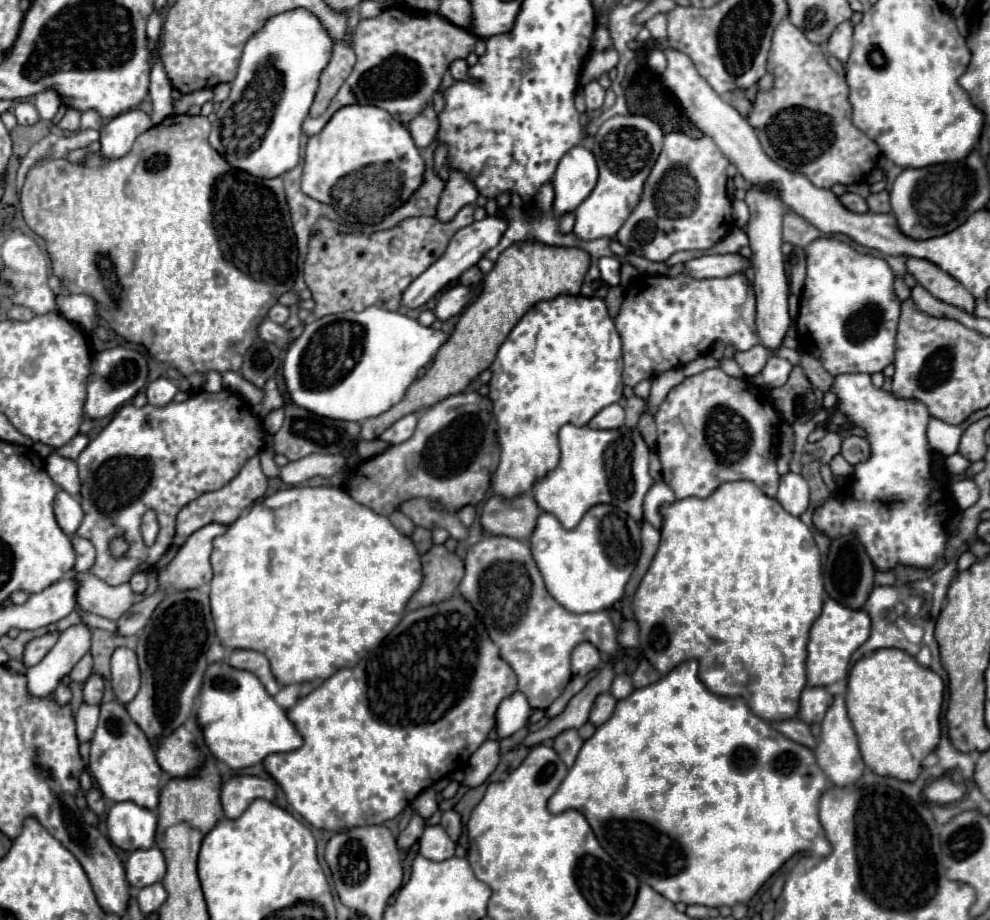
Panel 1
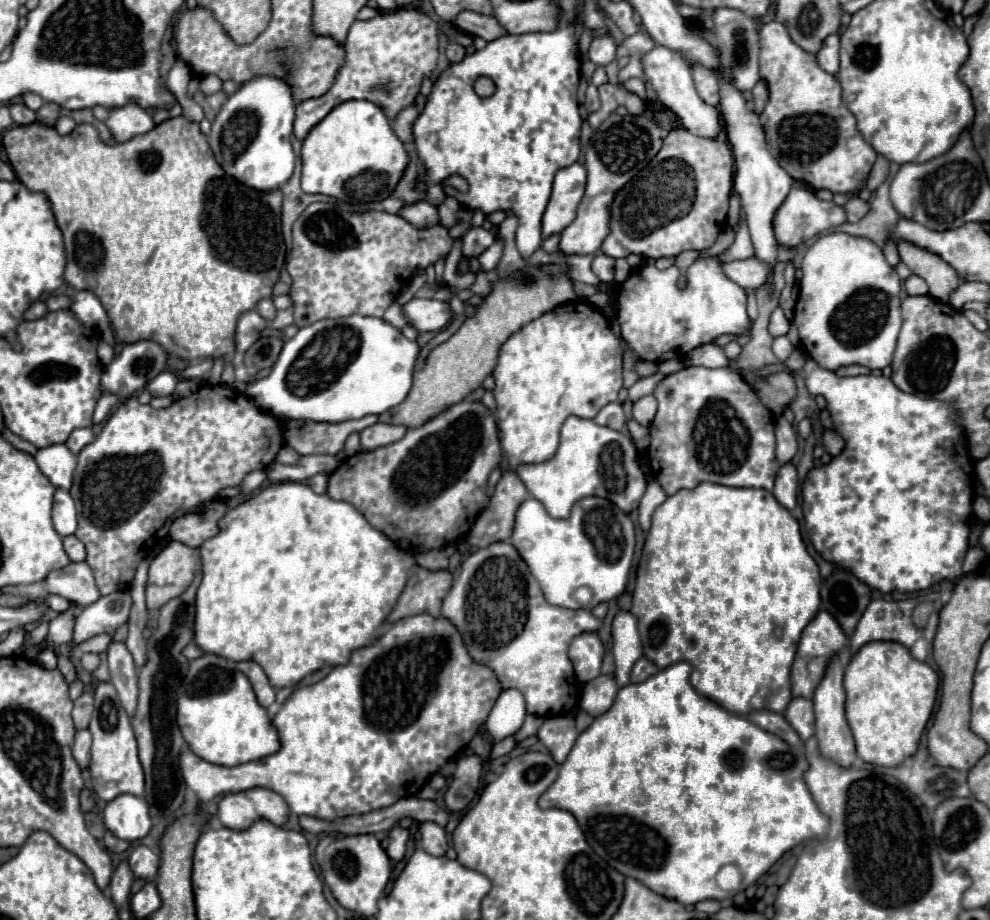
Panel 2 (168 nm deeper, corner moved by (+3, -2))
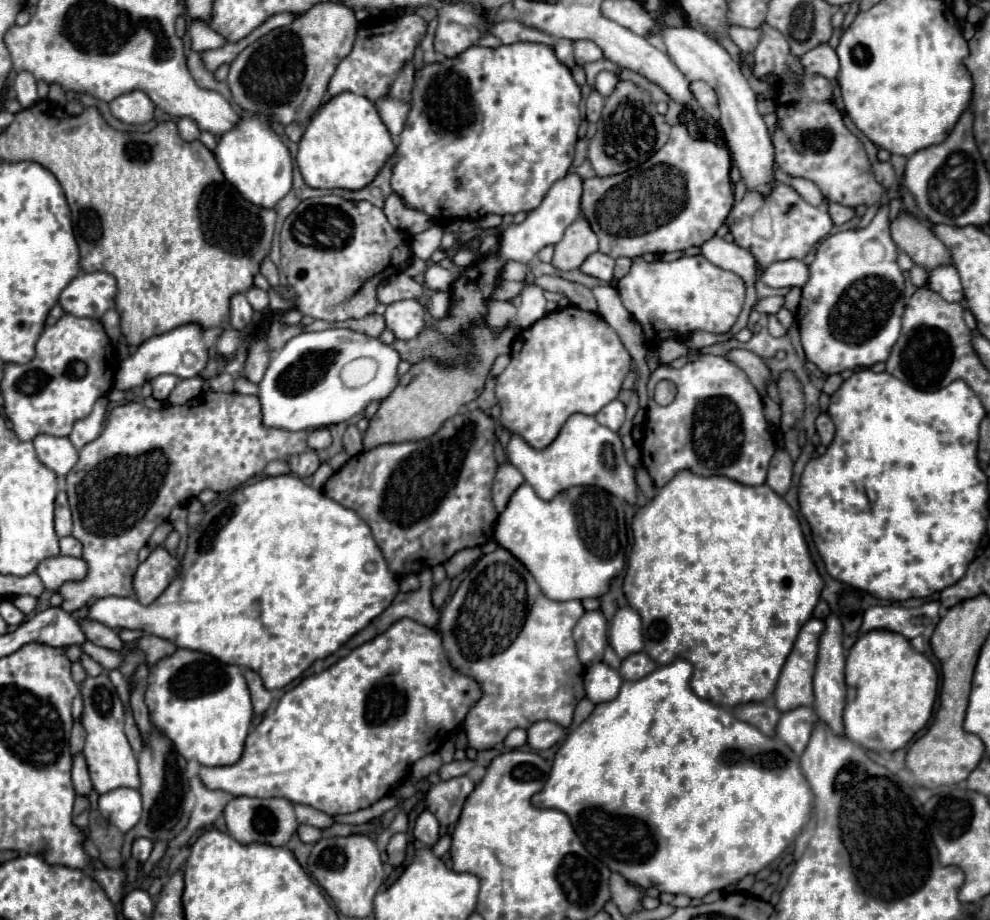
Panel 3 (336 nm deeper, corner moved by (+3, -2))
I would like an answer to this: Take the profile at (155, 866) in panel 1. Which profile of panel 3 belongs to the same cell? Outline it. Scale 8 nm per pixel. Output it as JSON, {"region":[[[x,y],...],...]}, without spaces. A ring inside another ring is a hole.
{"region":[[[137,838],[137,840],[133,842],[133,858],[135,858],[139,864],[143,864],[143,862],[149,858],[151,850],[153,850],[153,842],[151,842],[151,840]]]}

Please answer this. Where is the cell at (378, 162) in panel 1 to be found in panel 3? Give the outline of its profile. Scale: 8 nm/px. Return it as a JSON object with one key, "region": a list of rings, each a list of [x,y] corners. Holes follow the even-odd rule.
{"region":[[[343,92],[341,96],[333,96],[333,100],[325,102],[325,108],[321,112],[315,112],[309,126],[303,132],[303,138],[299,142],[299,154],[297,154],[297,166],[303,174],[303,180],[309,188],[323,188],[323,190],[361,190],[369,186],[379,170],[385,166],[385,162],[395,154],[395,144],[385,128],[375,104],[367,100],[365,96],[357,96],[351,92]]]}

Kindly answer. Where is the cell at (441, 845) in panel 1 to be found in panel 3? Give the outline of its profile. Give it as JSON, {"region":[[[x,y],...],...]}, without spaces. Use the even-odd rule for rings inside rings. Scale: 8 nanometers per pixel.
{"region":[[[429,810],[421,812],[421,816],[419,816],[417,822],[415,822],[413,834],[415,834],[415,838],[421,840],[425,846],[429,846],[429,848],[435,846],[435,844],[439,842],[439,822],[437,822],[437,818],[435,818]]]}

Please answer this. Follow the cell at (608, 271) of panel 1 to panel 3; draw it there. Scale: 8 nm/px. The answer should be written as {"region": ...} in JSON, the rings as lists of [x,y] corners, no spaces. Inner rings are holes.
{"region":[[[595,252],[581,264],[581,270],[589,276],[603,280],[603,282],[611,282],[613,280],[613,266],[615,266],[615,260],[611,256]]]}

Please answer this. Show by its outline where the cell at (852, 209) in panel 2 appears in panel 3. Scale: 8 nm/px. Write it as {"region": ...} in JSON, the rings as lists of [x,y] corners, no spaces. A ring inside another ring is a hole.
{"region":[[[829,204],[829,214],[835,224],[845,224],[855,216],[855,208],[849,208],[843,204]]]}

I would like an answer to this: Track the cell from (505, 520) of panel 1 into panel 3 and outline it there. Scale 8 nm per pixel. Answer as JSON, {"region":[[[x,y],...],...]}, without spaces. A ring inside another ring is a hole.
{"region":[[[505,462],[497,468],[495,474],[495,482],[493,482],[493,504],[497,508],[497,512],[503,512],[511,494],[523,484],[523,476],[521,472],[517,472],[517,468],[513,468],[513,464]]]}

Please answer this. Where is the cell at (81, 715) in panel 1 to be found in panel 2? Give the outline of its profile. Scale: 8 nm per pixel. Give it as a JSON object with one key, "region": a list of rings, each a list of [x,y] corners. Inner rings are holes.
{"region":[[[81,730],[75,734],[75,744],[73,744],[73,758],[77,760],[77,764],[83,768],[89,766],[89,748],[91,748],[91,732],[89,730]]]}

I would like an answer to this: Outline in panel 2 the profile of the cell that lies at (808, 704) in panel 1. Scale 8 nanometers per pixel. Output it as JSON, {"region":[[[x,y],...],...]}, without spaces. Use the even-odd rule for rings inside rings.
{"region":[[[793,698],[789,702],[789,706],[785,708],[783,716],[785,716],[785,720],[789,720],[789,724],[795,728],[795,732],[801,736],[803,742],[813,736],[813,732],[815,732],[815,716],[813,716],[811,700]]]}

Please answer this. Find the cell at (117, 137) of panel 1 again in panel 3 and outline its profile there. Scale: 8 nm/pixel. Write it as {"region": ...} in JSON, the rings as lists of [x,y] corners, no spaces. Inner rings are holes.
{"region":[[[135,90],[135,92],[115,98],[109,104],[109,110],[117,120],[121,120],[125,124],[145,124],[145,122],[153,120],[155,106],[149,100],[149,96]]]}

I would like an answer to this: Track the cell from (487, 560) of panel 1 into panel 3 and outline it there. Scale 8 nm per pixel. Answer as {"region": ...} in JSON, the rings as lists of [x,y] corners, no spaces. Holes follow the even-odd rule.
{"region":[[[501,546],[475,562],[461,586],[445,602],[439,622],[445,654],[453,668],[459,668],[467,676],[475,676],[485,692],[463,722],[471,748],[491,750],[495,744],[503,742],[513,728],[529,728],[529,724],[537,720],[553,720],[561,726],[571,724],[577,702],[585,698],[583,668],[577,660],[573,642],[573,628],[583,614],[585,608],[579,600],[553,602],[545,598],[529,570]]]}

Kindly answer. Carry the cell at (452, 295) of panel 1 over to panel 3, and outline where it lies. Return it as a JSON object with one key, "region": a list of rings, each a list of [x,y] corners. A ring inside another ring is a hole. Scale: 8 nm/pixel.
{"region":[[[399,300],[387,306],[385,324],[397,338],[417,338],[425,330],[425,306],[419,300]]]}

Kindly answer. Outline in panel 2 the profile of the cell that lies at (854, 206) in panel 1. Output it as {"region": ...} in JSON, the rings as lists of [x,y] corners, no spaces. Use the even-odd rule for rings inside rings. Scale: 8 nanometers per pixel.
{"region":[[[791,188],[789,196],[785,198],[781,208],[777,208],[777,212],[773,216],[773,232],[777,236],[779,246],[797,248],[803,242],[807,242],[809,238],[817,236],[819,232],[827,232],[843,222],[845,222],[845,210],[841,206],[835,206],[833,202],[823,202],[809,190]]]}

